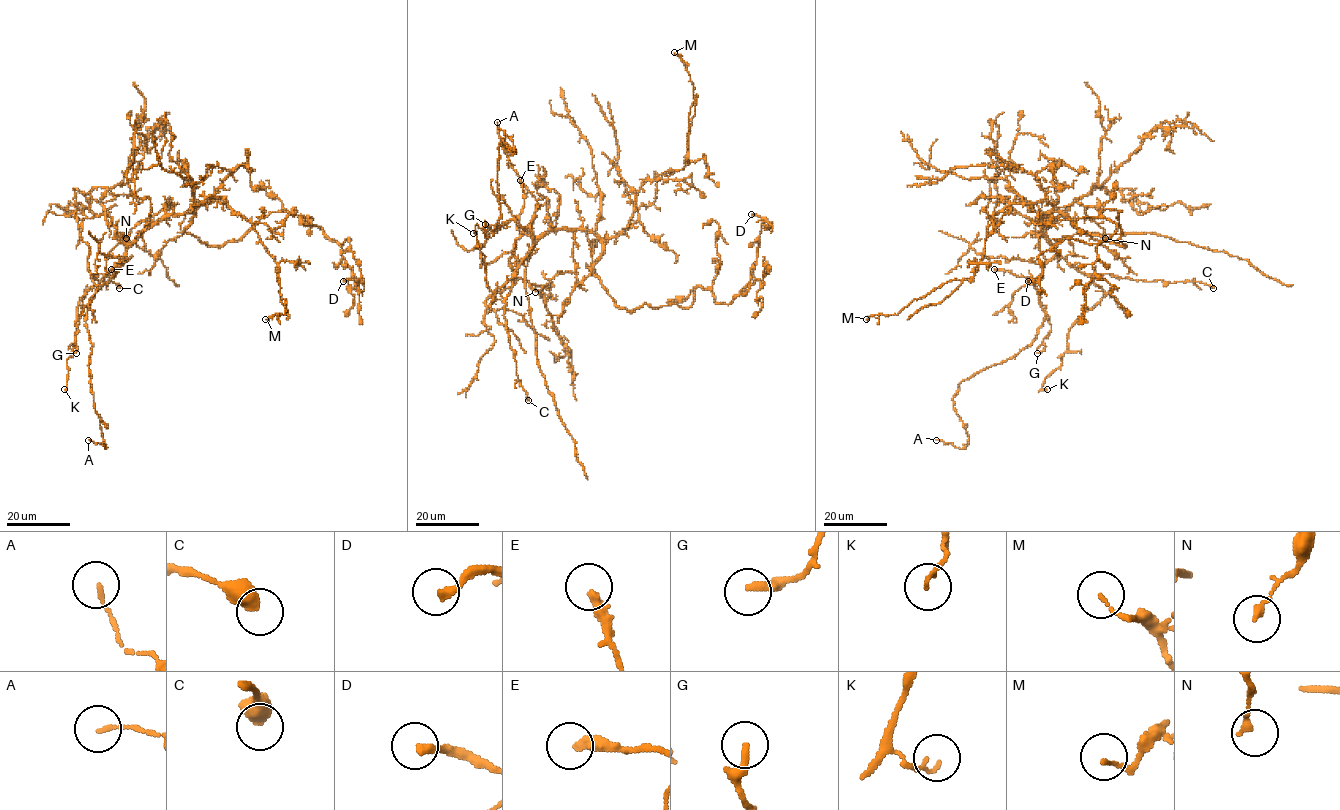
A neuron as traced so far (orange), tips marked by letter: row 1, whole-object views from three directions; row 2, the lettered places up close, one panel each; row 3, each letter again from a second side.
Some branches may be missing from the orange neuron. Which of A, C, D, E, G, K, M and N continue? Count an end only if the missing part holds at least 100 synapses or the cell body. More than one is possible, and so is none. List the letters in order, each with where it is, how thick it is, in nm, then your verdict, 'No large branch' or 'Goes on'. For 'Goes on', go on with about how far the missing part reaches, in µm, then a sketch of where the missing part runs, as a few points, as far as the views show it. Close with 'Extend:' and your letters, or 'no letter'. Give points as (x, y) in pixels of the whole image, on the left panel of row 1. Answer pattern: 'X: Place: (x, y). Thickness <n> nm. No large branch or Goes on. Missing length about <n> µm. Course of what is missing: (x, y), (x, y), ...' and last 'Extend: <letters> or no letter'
A: Place: (88, 440). Thickness 120 nm. No large branch
C: Place: (119, 288). Thickness 500 nm. No large branch
D: Place: (343, 281). Thickness 260 nm. No large branch
E: Place: (111, 269). Thickness 320 nm. No large branch
G: Place: (76, 353). Thickness 280 nm. No large branch
K: Place: (64, 389). Thickness 100 nm. No large branch
M: Place: (265, 319). Thickness 110 nm. No large branch
N: Place: (126, 238). Thickness 200 nm. No large branch
Extend: no letter

